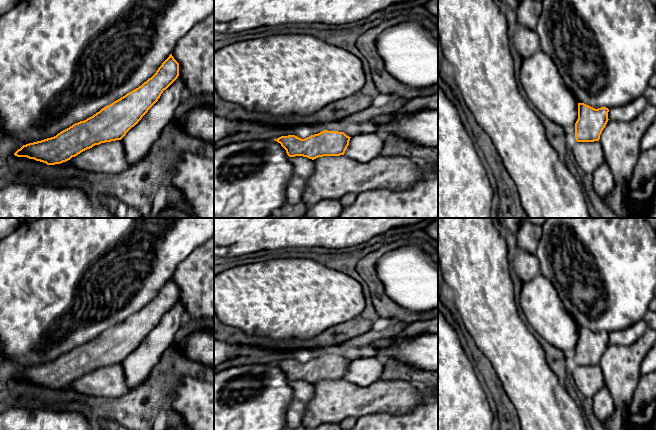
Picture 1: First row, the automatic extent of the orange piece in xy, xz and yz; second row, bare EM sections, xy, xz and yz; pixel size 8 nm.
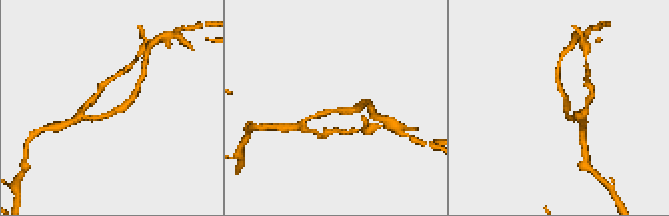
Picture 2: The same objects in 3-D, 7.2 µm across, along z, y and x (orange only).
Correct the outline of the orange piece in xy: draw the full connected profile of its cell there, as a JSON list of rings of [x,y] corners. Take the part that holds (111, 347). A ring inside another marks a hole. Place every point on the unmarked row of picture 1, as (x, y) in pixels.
[[[172,278],[162,287],[156,297],[141,310],[105,330],[93,340],[73,348],[56,360],[23,369],[14,379],[27,381],[47,389],[67,386],[90,397],[119,398],[131,392],[127,388],[122,362],[134,351],[158,325],[161,318],[179,300],[179,287]]]

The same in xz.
[[[438,316],[412,322],[392,338],[376,340],[361,347],[351,347],[345,356],[324,354],[305,363],[288,359],[274,364],[281,368],[289,381],[303,380],[314,384],[323,380],[340,380],[344,379],[351,361],[375,357],[379,350],[401,338],[412,338],[427,333],[438,333]]]

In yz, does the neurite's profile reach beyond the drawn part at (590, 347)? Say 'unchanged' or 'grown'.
grown

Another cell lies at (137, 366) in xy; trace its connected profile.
[[[177,302],[163,315],[158,325],[142,343],[121,363],[128,389],[133,391],[148,379],[163,353],[173,343],[175,334],[185,319],[186,309],[181,302]]]

